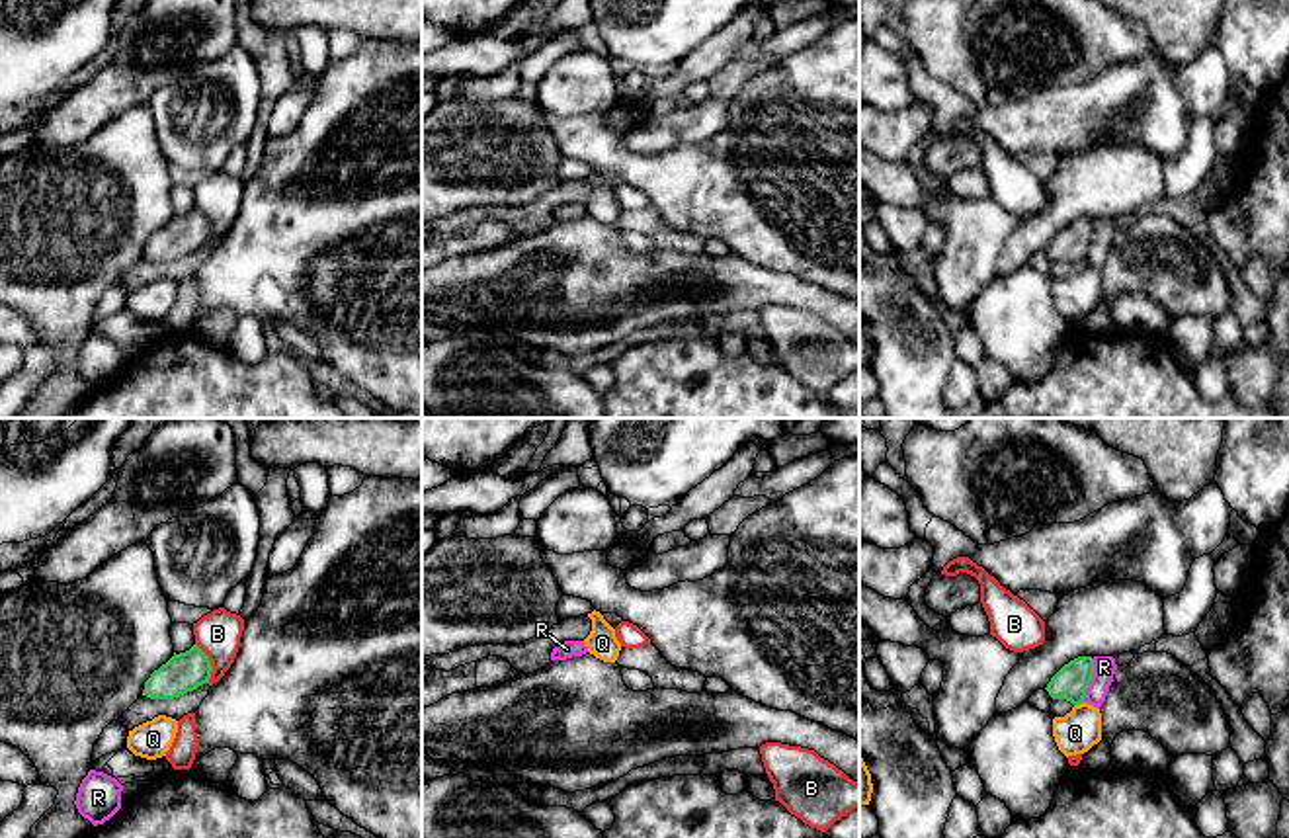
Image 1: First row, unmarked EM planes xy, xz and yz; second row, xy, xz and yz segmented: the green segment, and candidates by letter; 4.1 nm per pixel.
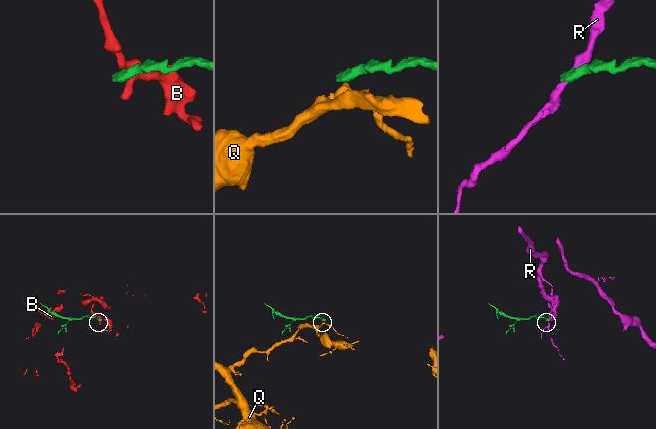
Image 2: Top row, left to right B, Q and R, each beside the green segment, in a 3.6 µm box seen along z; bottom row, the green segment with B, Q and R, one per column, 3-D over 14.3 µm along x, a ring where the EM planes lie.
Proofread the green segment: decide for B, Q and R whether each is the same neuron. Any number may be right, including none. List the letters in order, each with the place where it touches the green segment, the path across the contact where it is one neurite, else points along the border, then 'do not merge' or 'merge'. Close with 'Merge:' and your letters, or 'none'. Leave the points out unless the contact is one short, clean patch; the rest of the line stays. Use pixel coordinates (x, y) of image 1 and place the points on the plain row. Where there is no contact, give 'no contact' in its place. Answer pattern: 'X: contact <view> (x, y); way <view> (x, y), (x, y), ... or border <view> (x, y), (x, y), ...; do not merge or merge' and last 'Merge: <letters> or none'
B: contact xy (209, 225); border xy (196, 206), (209, 223), (209, 245); do not merge
Q: contact yz (1079, 266); border yz (1082, 264), (1075, 268); do not merge
R: contact yz (1090, 243); border yz (1094, 221), (1094, 239), (1082, 264); do not merge
Merge: none

